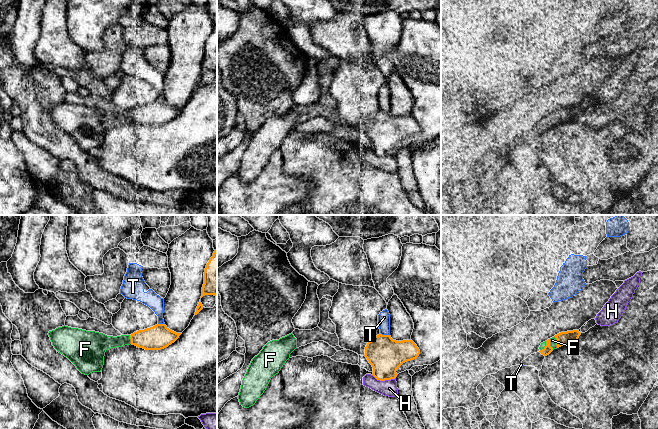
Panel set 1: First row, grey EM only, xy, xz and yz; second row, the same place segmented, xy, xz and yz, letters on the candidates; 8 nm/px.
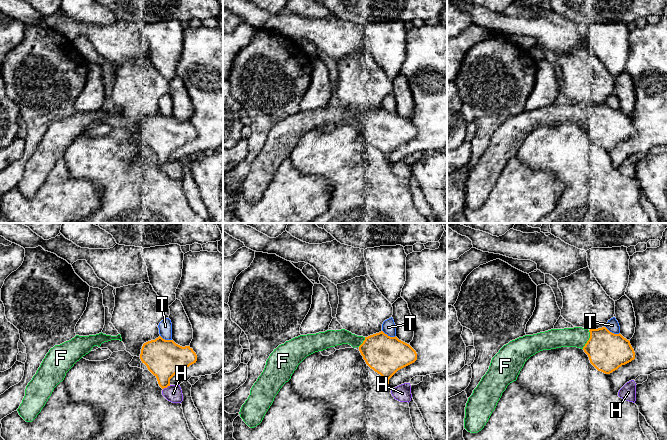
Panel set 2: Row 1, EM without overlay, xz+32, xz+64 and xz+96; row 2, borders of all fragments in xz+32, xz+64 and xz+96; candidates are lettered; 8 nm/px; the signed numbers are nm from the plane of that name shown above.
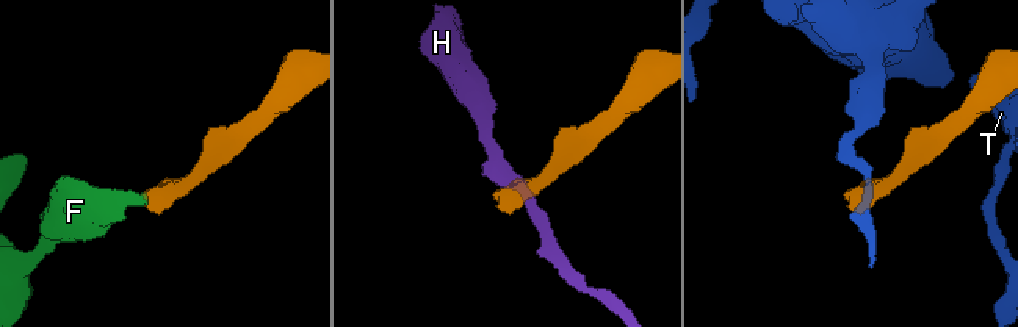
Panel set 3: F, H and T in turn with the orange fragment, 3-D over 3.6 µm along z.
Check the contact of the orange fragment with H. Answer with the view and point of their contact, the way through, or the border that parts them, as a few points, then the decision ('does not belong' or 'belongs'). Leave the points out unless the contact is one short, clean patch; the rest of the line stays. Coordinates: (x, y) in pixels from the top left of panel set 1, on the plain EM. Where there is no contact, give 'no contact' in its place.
contact xz (384, 156); border xz (372, 151), (380, 156), (395, 154); does not belong

